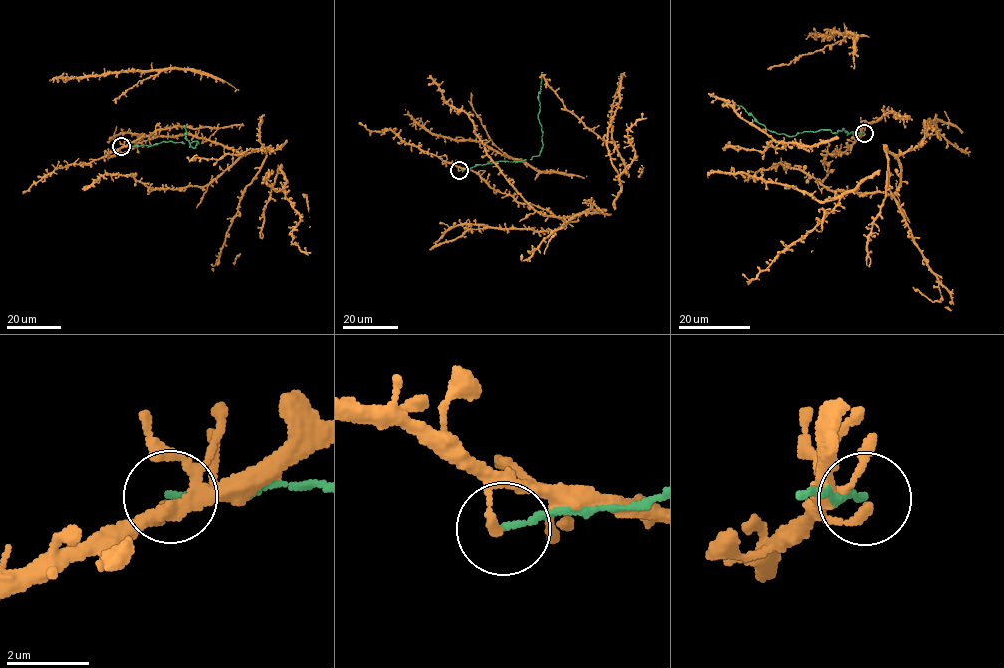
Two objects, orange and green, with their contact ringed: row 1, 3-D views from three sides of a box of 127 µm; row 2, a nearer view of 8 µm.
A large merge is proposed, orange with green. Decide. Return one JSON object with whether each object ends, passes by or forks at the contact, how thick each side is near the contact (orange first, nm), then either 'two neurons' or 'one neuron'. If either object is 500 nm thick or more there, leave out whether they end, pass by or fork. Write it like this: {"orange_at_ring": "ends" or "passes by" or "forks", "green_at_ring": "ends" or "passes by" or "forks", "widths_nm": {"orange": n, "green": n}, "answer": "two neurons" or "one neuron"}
{"orange_at_ring": "ends", "green_at_ring": "ends", "widths_nm": {"orange": 220, "green": 140}, "answer": "two neurons"}

